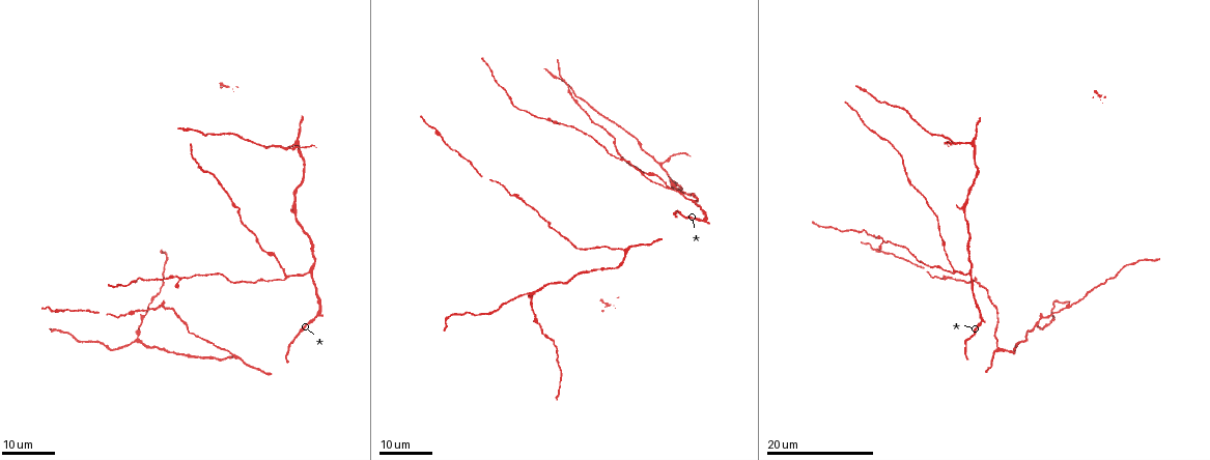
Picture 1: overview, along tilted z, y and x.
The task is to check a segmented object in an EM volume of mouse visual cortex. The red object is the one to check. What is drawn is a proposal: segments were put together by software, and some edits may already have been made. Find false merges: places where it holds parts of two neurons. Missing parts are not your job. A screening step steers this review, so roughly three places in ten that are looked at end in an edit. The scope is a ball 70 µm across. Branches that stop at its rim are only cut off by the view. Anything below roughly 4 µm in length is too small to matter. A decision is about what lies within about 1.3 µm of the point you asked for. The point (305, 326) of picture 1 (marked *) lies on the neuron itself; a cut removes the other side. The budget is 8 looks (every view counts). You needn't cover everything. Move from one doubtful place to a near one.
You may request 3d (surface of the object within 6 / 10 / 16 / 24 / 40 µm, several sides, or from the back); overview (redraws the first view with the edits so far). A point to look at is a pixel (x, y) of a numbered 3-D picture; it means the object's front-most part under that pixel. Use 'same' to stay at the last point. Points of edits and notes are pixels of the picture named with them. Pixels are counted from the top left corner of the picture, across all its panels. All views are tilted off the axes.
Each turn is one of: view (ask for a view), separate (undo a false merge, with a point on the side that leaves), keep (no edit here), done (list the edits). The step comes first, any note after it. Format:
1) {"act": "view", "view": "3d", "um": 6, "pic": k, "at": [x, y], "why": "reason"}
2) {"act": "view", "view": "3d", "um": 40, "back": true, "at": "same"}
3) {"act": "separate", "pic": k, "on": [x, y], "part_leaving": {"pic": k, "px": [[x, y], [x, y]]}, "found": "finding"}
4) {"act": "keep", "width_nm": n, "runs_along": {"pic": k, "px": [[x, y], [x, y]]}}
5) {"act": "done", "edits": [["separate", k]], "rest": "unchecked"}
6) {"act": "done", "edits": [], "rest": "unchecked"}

{"act": "view", "view": "3d", "um": 16, "pic": 1, "at": [965, 212], "why": "three-way junction"}

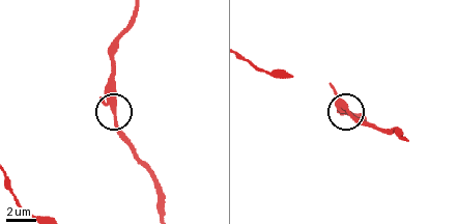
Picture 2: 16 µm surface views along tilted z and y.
{"act": "view", "view": "3d", "um": 6, "pic": 2, "at": [346, 107]}

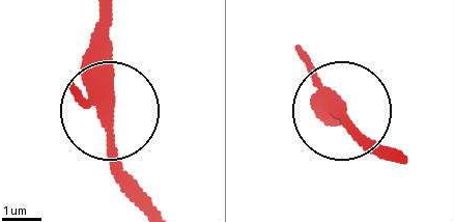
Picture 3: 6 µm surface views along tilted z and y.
{"act": "keep", "runs_along": {"pic": 3, "px": [[155, 205], [115, 143], [104, 12]]}, "found": "one neuron here"}

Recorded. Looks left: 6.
{"act": "view", "view": "3d", "um": 16, "pic": 1, "at": [972, 153], "why": "calibre changes"}

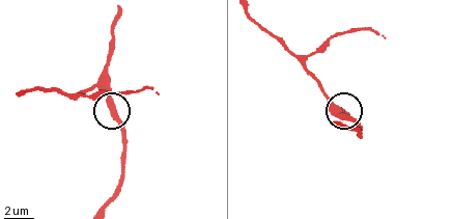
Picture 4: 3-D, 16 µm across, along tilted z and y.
{"act": "view", "view": "3d", "um": 6, "pic": 4, "at": [348, 116]}

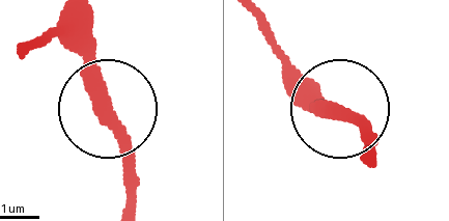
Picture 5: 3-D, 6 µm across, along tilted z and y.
{"act": "keep", "width_nm": 390, "runs_along": {"pic": 5, "px": [[127, 204], [127, 138], [88, 53], [88, 14]]}, "found": "one neuron here"}

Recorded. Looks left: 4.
{"act": "view", "view": "3d", "um": 24, "pic": 1, "at": [661, 163], "why": "three-way junction"}

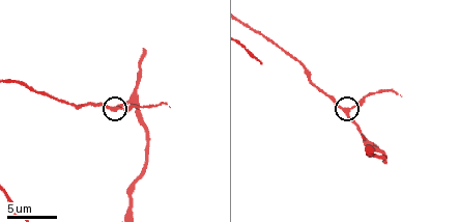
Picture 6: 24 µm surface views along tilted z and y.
{"act": "view", "view": "3d", "um": 10, "pic": 6, "at": [347, 110]}

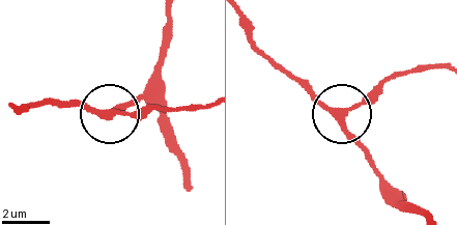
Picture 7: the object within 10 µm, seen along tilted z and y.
{"act": "keep", "width_nm": 220, "found": "all the same neuron"}

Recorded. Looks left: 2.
{"act": "view", "view": "3d", "um": 16, "pic": 1, "at": [969, 271], "why": "arms part here"}

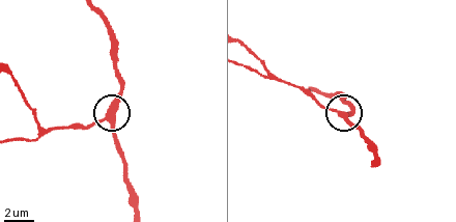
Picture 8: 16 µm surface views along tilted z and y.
{"act": "view", "view": "3d", "um": 10, "pic": 8, "at": [106, 118]}

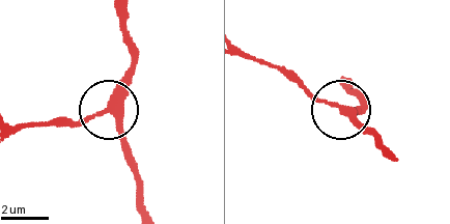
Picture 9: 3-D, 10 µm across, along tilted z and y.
{"act": "keep", "runs_along": {"pic": 9, "px": [[143, 207], [138, 167], [115, 117], [91, 113], [54, 126]]}, "found": "all the same neuron"}

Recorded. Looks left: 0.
{"act": "done", "edits": [], "rest": "unchecked"}

